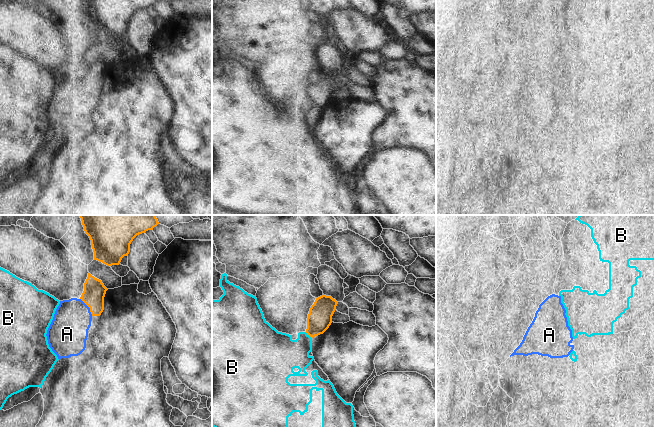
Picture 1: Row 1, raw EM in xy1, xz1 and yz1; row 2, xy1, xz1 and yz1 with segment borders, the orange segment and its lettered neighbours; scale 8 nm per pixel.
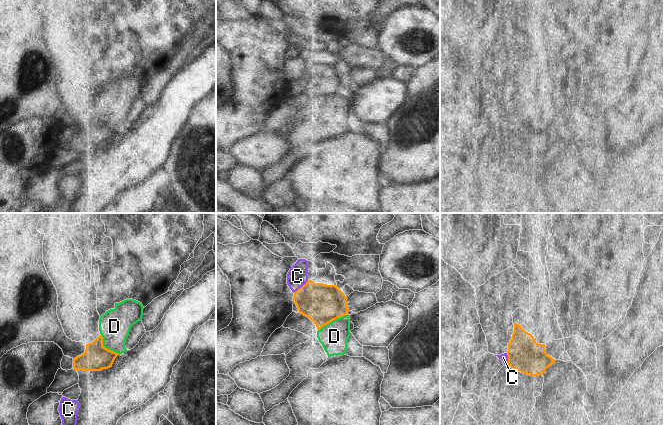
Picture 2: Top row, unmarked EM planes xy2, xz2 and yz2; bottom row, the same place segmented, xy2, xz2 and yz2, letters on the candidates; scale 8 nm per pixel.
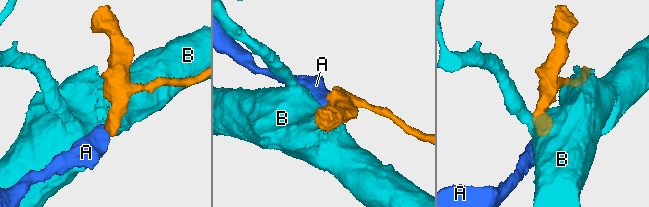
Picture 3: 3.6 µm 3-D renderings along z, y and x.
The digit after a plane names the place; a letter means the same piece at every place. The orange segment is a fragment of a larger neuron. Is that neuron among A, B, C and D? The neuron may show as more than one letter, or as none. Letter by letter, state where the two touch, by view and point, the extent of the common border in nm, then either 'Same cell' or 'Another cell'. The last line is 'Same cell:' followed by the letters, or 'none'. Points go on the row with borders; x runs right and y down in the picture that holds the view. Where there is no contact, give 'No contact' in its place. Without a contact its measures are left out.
A: Touches orange at xy1 (88, 306). Shared border 170 nm. Same cell
B: Touches orange at xz1 (308, 334). Shared border 80 nm. Another cell
C: Touches orange at xz2 (301, 287). Shared border 160 nm. Another cell
D: Touches orange at xz2 (332, 320). Shared border 260 nm. Another cell
Same cell: A.

